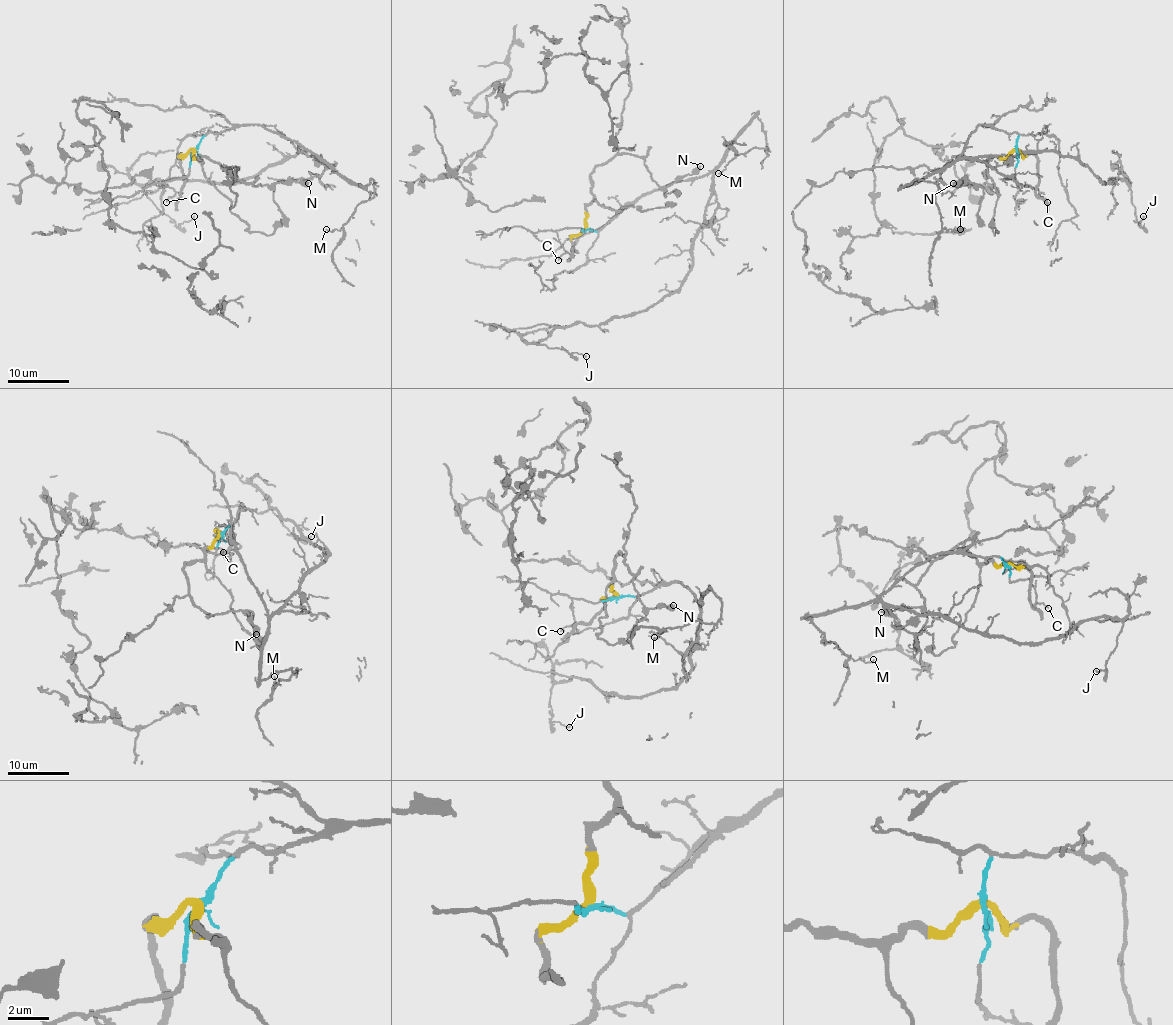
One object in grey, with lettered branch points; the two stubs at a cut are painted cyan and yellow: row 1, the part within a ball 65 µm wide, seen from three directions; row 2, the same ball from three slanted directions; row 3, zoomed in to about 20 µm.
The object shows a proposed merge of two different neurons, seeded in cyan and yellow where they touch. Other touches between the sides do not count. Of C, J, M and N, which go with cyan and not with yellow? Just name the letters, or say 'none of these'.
C, J, M

